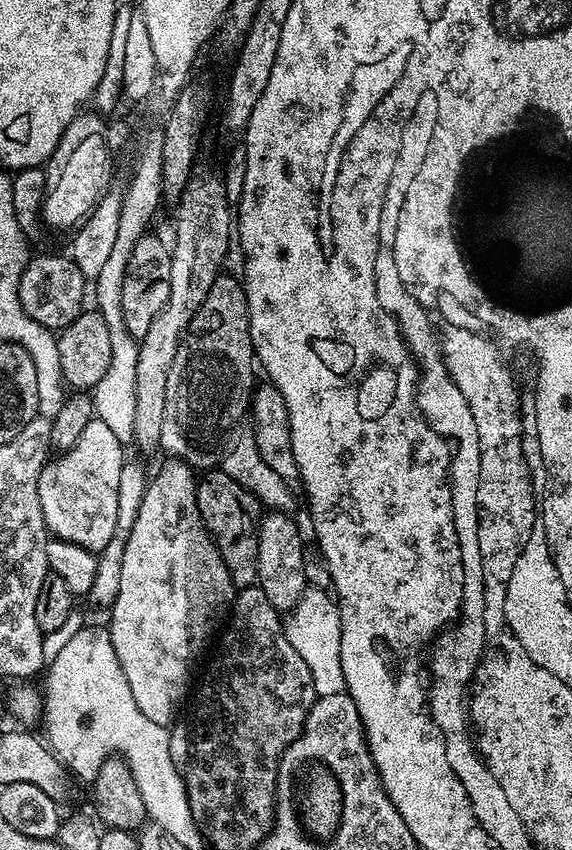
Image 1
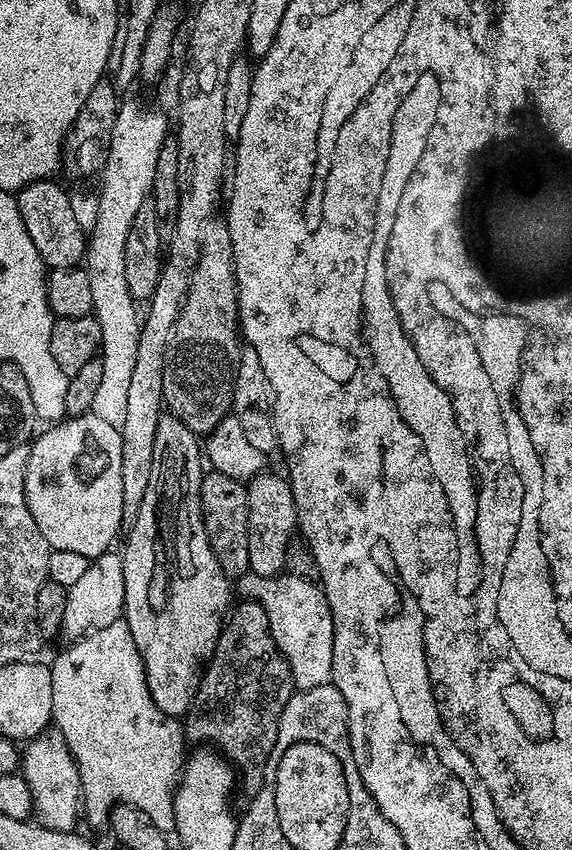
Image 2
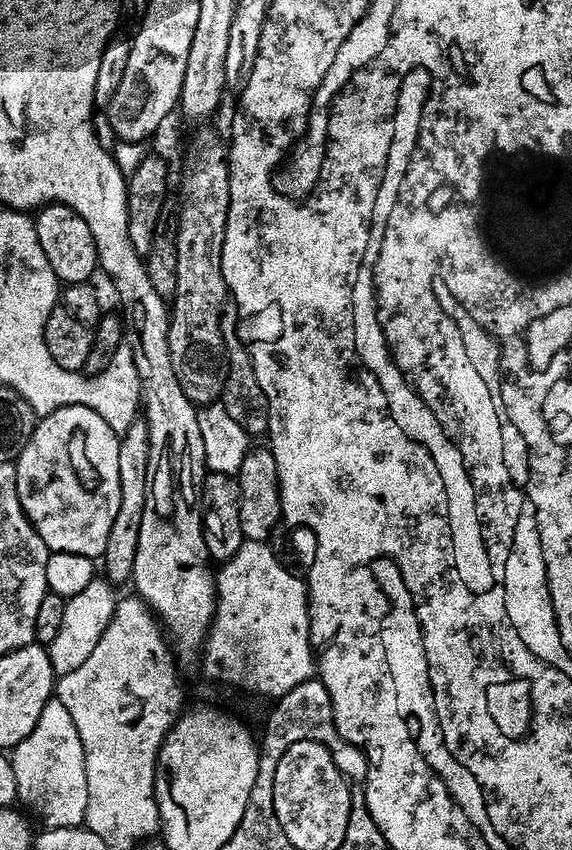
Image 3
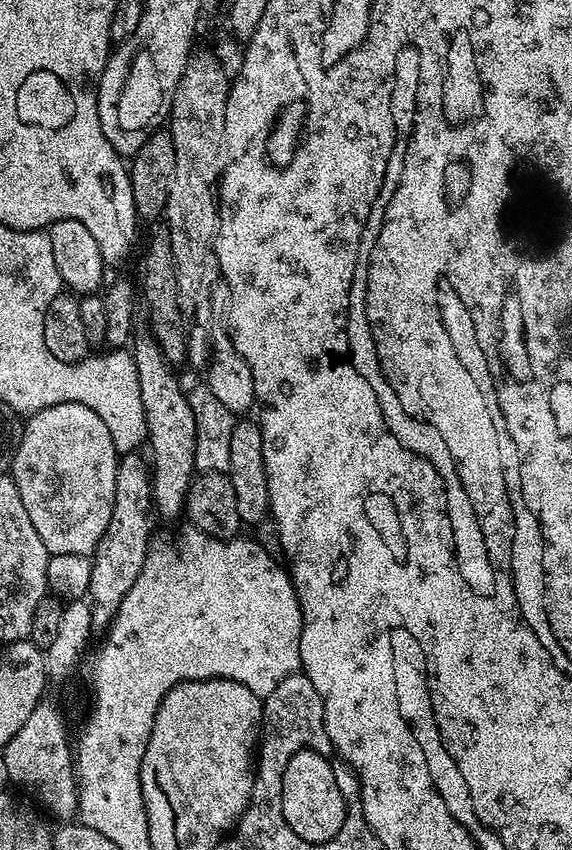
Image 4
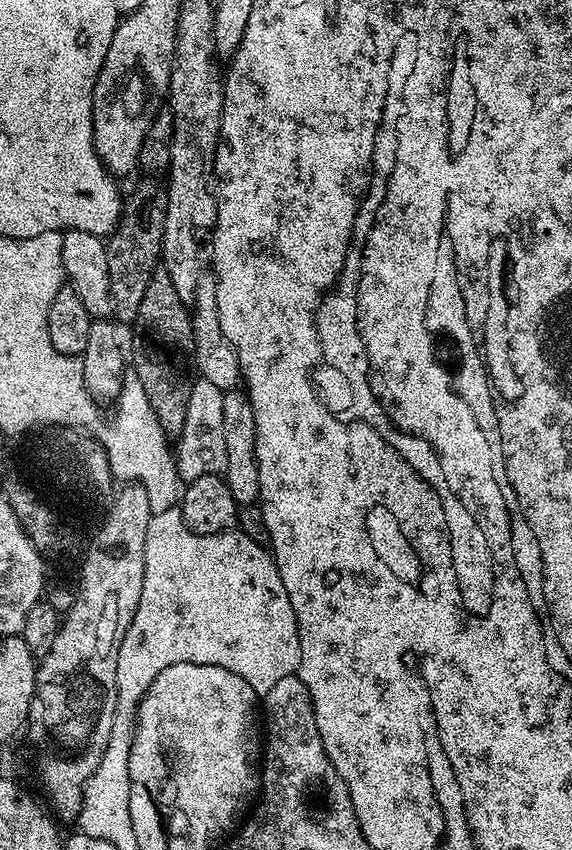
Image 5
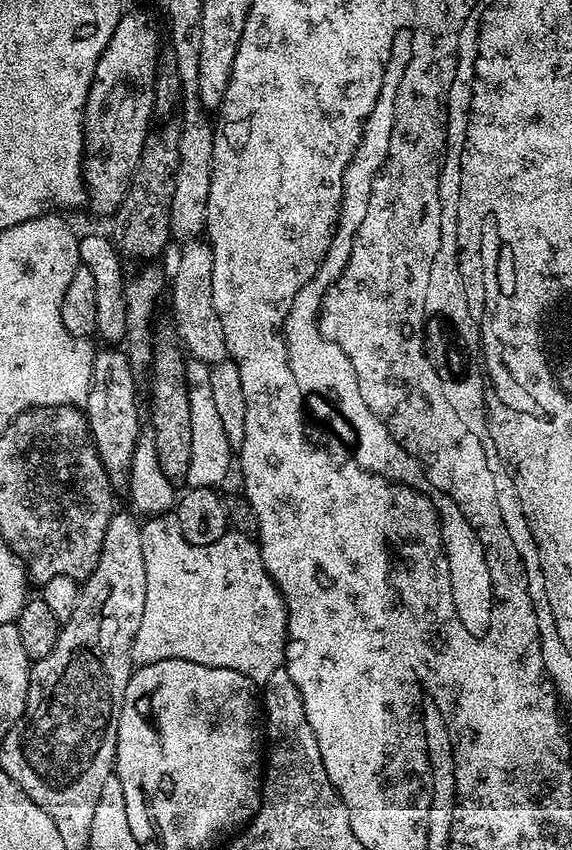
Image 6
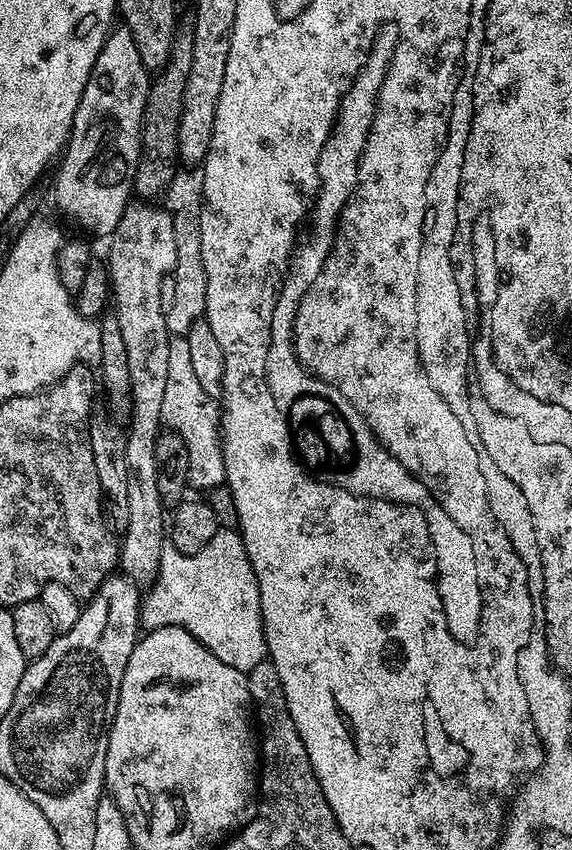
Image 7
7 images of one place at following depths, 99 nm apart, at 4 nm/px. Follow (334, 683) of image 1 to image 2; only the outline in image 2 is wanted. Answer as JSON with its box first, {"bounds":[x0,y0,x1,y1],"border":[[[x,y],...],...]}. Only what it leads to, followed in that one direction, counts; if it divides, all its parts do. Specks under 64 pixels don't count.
{"bounds":[238,576,334,689],"border":[[[257,576],[239,577],[238,592],[251,598],[266,610],[268,621],[276,637],[278,650],[286,658],[292,671],[292,683],[297,689],[313,688],[329,683],[334,662],[334,626],[330,606],[324,597],[324,589],[316,580],[294,577]]]}

